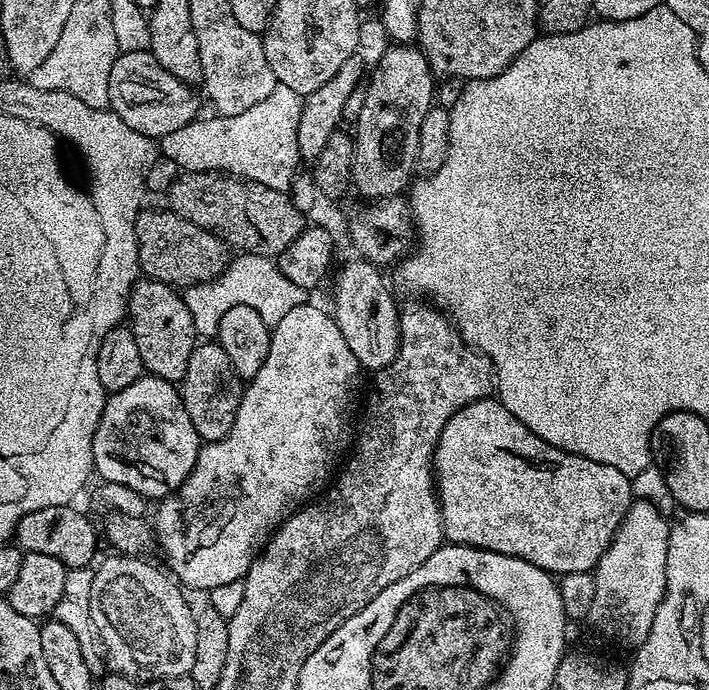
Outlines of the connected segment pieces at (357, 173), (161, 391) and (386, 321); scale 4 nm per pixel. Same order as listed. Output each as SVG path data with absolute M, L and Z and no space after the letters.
M393 43L388 47L392 48L381 54L376 69L373 72L371 69L367 77L368 89L356 116L354 131L352 184L368 202L399 196L413 183L412 172L417 171L418 129L422 126L422 118L426 118L434 106L434 73L424 53L412 44Z
M145 374L105 399L98 430L94 430L92 466L101 481L130 486L149 502L159 502L177 491L192 473L201 447L198 430L194 430L194 422L190 422L190 414L183 406L181 389L173 381Z
M355 258L336 276L336 293L332 300L336 303L334 315L346 346L358 358L361 369L379 370L390 366L400 349L400 312L396 300L384 281L377 265L363 258Z

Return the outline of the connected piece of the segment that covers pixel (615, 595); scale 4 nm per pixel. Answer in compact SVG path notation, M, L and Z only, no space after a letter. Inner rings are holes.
M636 500L628 508L626 518L618 526L610 546L602 554L594 569L594 598L587 619L608 640L616 644L625 644L629 650L639 648L650 634L650 626L654 626L654 614L658 614L658 606L666 590L666 550L668 549L668 533L670 520L645 500Z

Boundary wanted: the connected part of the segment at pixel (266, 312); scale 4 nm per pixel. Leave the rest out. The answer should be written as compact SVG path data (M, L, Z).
M247 254L237 255L225 268L224 273L215 280L183 289L182 295L194 318L196 335L200 338L215 337L222 322L222 314L226 314L230 306L254 306L254 310L262 314L262 322L275 326L278 322L282 322L283 316L289 310L294 310L294 306L305 303L306 300L305 289L294 286L294 282L290 282L290 278L282 274L272 256Z

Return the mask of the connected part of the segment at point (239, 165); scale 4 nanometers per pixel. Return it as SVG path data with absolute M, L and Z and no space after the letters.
M277 86L274 90L270 90L270 94L266 94L266 98L262 98L262 102L257 102L256 105L250 106L250 110L246 110L243 114L237 116L222 116L219 114L212 114L209 120L202 120L203 118L196 118L191 124L182 126L181 129L174 130L173 133L161 136L158 140L158 148L163 155L174 158L174 162L179 168L185 172L226 172L229 176L239 176L246 180L253 180L262 186L270 186L270 190L278 190L279 192L288 192L292 185L292 180L298 175L296 167L302 164L302 157L298 146L298 124L299 114L302 98L294 90L289 88L282 88Z

